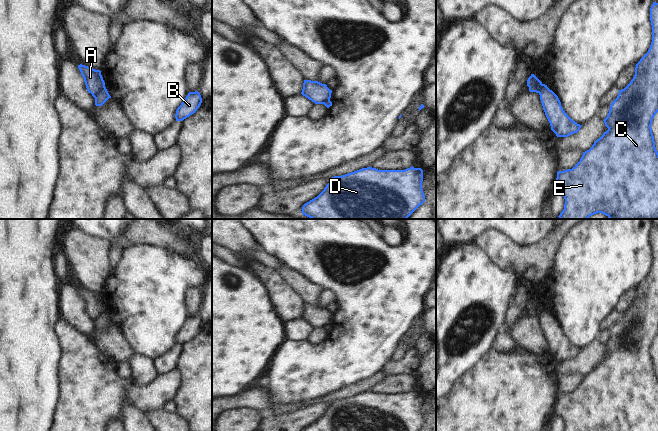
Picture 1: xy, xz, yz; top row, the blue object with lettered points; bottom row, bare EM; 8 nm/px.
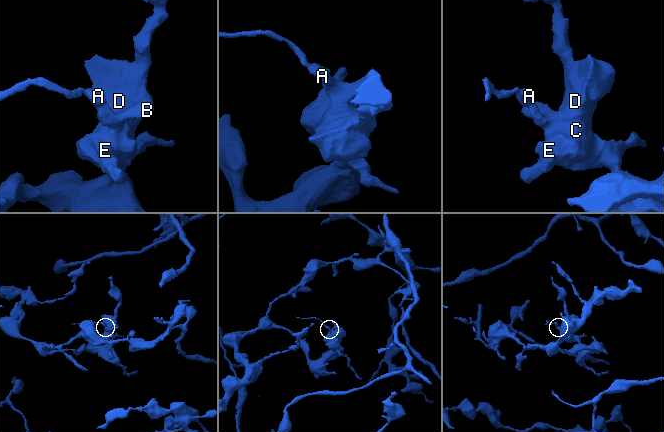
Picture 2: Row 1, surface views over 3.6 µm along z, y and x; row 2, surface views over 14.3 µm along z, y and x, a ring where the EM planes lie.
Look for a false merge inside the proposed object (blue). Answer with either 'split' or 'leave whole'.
split

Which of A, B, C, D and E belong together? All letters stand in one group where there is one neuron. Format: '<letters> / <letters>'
A / B C D E

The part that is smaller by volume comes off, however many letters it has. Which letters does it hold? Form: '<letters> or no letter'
A

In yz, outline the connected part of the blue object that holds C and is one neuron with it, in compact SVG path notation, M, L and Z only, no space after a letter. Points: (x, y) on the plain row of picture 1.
M658 227L650 232L652 266L648 276L635 289L631 306L619 314L603 344L608 352L592 371L583 376L580 385L572 392L557 396L553 411L562 417L564 431L658 431L658 376L652 357L652 345L658 336Z

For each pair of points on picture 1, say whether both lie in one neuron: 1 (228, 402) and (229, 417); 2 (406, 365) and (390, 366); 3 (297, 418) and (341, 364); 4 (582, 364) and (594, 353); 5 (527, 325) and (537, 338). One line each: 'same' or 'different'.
1: different
2: same
3: different
4: same
5: same

